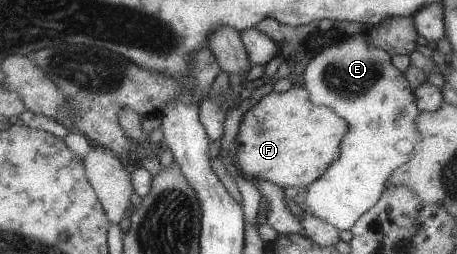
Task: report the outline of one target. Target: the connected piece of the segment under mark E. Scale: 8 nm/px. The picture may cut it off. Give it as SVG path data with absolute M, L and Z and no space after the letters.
M355 33L339 36L334 43L314 52L303 72L301 80L308 89L312 103L332 108L348 124L348 134L341 143L339 158L333 160L315 183L306 187L305 201L301 204L302 211L311 212L313 216L331 223L339 230L350 230L361 215L384 195L393 172L413 158L415 148L423 138L418 127L421 112L415 90L407 82L406 76L391 63L391 57L385 50L371 48L368 37Z

